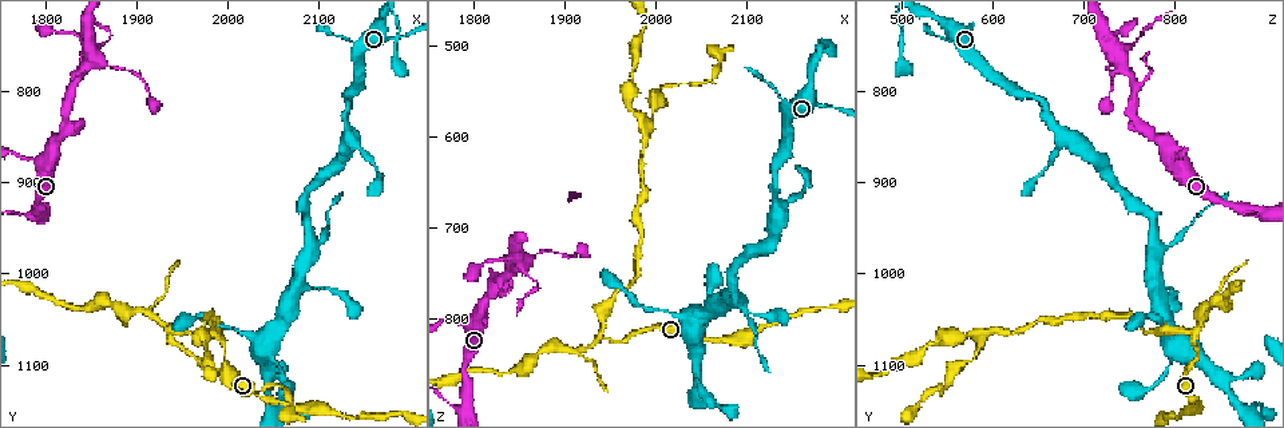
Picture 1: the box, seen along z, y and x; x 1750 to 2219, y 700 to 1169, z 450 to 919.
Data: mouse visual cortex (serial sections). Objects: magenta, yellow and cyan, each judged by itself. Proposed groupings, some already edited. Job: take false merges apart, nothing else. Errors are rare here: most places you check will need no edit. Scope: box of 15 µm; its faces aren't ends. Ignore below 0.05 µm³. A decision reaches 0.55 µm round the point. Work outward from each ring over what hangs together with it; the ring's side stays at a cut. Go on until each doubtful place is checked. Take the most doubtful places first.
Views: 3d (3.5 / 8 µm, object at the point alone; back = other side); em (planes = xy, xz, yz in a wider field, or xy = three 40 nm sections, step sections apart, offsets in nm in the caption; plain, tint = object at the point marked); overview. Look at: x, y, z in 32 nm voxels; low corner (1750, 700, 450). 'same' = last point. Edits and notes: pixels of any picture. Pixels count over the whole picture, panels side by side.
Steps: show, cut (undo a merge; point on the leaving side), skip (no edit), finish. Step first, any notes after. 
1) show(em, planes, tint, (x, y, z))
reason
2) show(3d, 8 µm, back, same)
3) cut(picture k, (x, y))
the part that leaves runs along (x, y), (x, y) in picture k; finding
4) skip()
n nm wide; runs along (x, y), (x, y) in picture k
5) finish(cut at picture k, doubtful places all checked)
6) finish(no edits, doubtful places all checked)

show(3d, 8 µm, (1935, 1070, 820))
a narrow waist

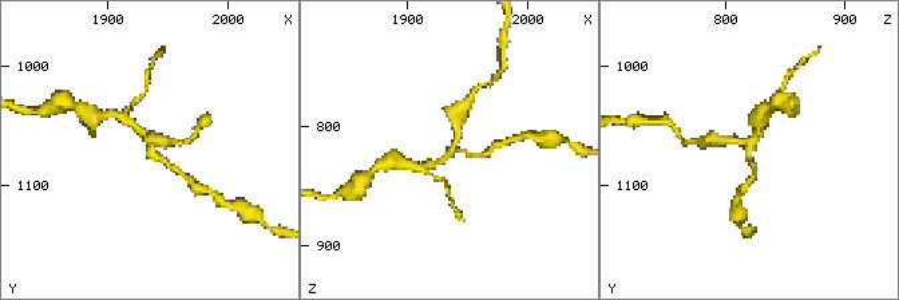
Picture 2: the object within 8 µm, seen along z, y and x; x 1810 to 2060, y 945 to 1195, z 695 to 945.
show(em, xy, step 1, tint, (1938, 1066, 822))
3 arms; arms of 150, 200, 250 nm

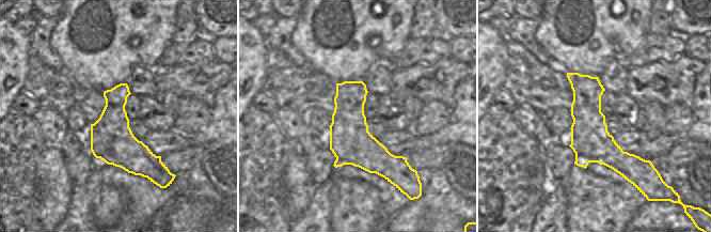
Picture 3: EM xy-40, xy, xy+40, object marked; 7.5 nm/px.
skip()
runs along (569, 75), (630, 178) in picture 3; one cell here

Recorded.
show(3d, 3.5 µm, (1990, 1065, 595))
a fork

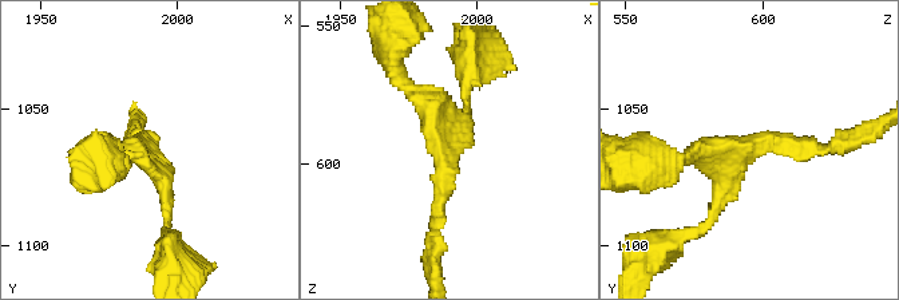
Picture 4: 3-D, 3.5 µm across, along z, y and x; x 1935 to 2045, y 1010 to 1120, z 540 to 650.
show(em, xy, step 3, tint, (1989, 1064, 597))

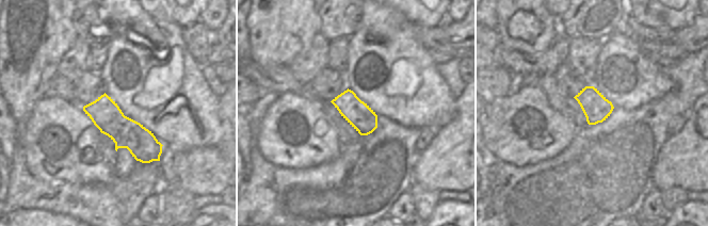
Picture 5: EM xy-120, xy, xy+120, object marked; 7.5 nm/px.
skip()
arms of 150, 150, 250 nm; runs along (435, 233), (447, 152), (402, 83) in picture 4; one cell here

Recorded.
show(3d, 3.5 µm, (1870, 775, 725))
side arm on a straight run

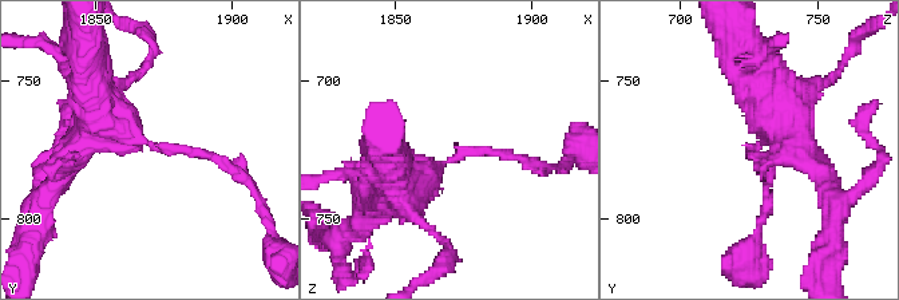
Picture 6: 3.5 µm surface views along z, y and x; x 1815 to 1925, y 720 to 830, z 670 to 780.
show(em, xy, step 2, tint, (1870, 774, 727))
3 arms; arms of 100, 350, 400 nm; now the EM

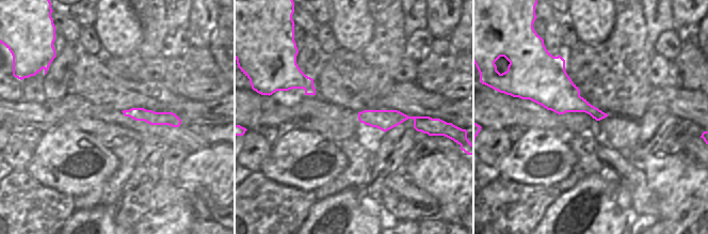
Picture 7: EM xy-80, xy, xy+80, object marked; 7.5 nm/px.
skip()
runs along (360, 114), (413, 118), (424, 125) in picture 7; all the same cell

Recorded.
show(3d, 3.5 µm, (2030, 1130, 545))
narrows sharply

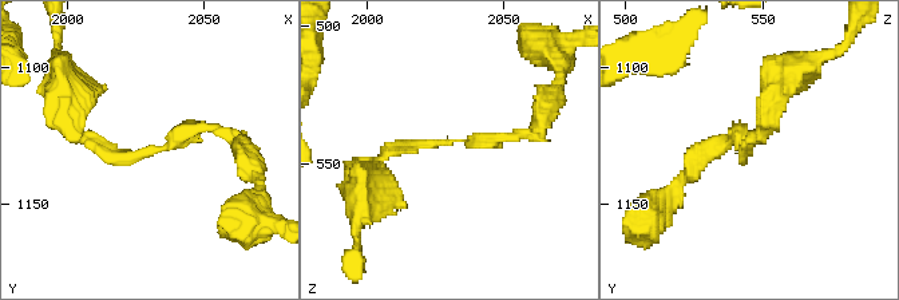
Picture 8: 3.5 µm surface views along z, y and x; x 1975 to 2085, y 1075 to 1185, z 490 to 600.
show(em, planes, plain, (2030, 1133, 543))
arms of 150, 150 nm

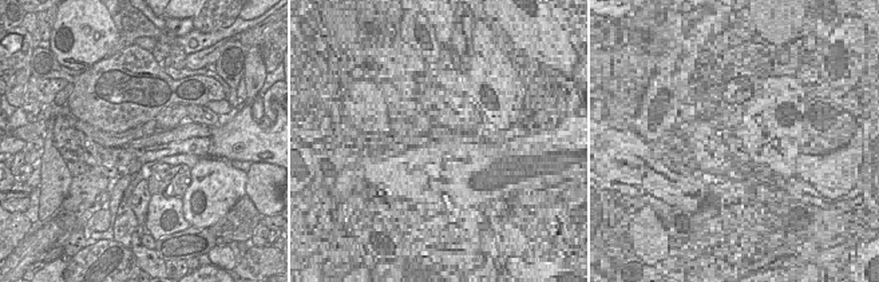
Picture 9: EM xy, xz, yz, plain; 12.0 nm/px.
show(em, planes, tint, same)
with the object marked

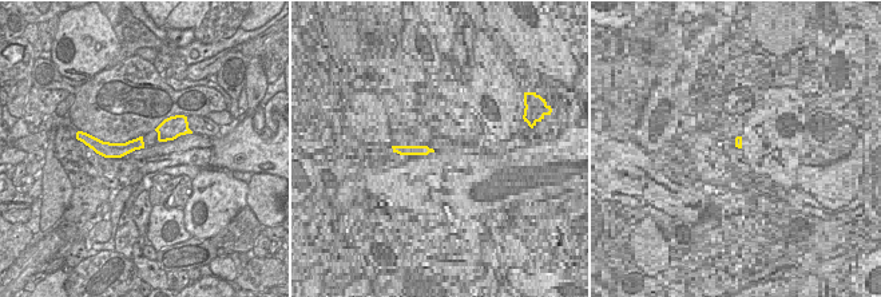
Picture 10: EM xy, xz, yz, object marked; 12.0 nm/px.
skip()
runs along (371, 165), (399, 145), (526, 134) in picture 8; one cell here

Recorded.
finish(no edits, doubtful places all checked)

